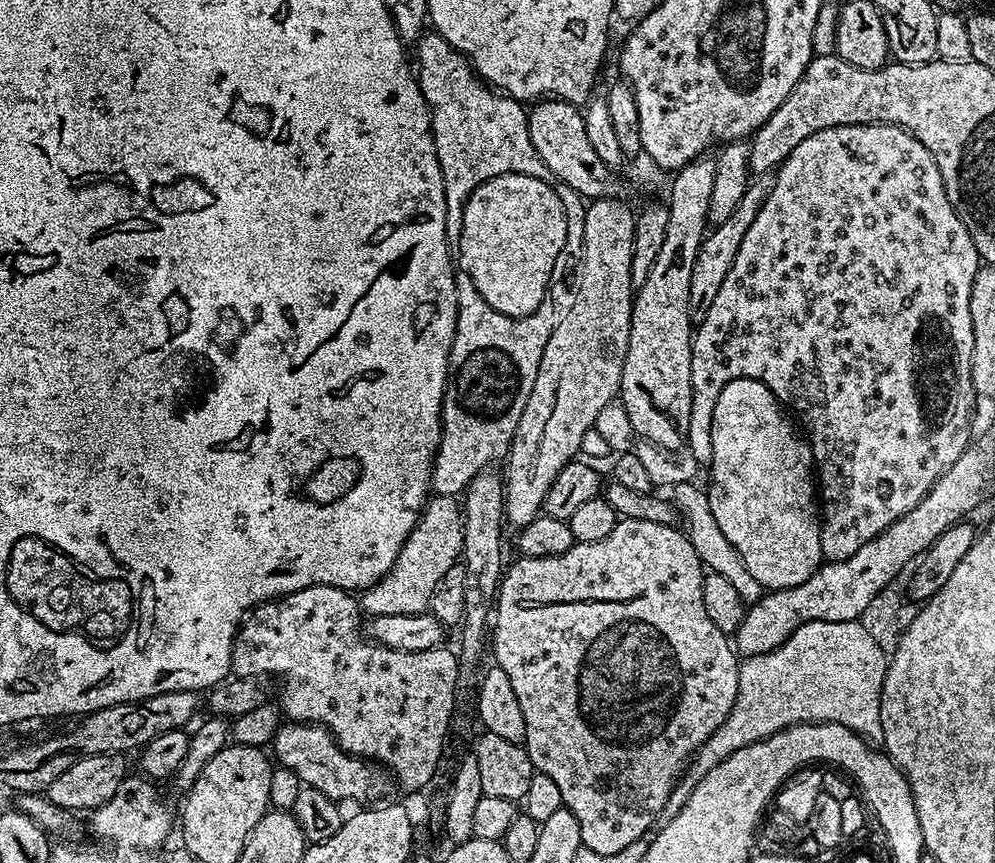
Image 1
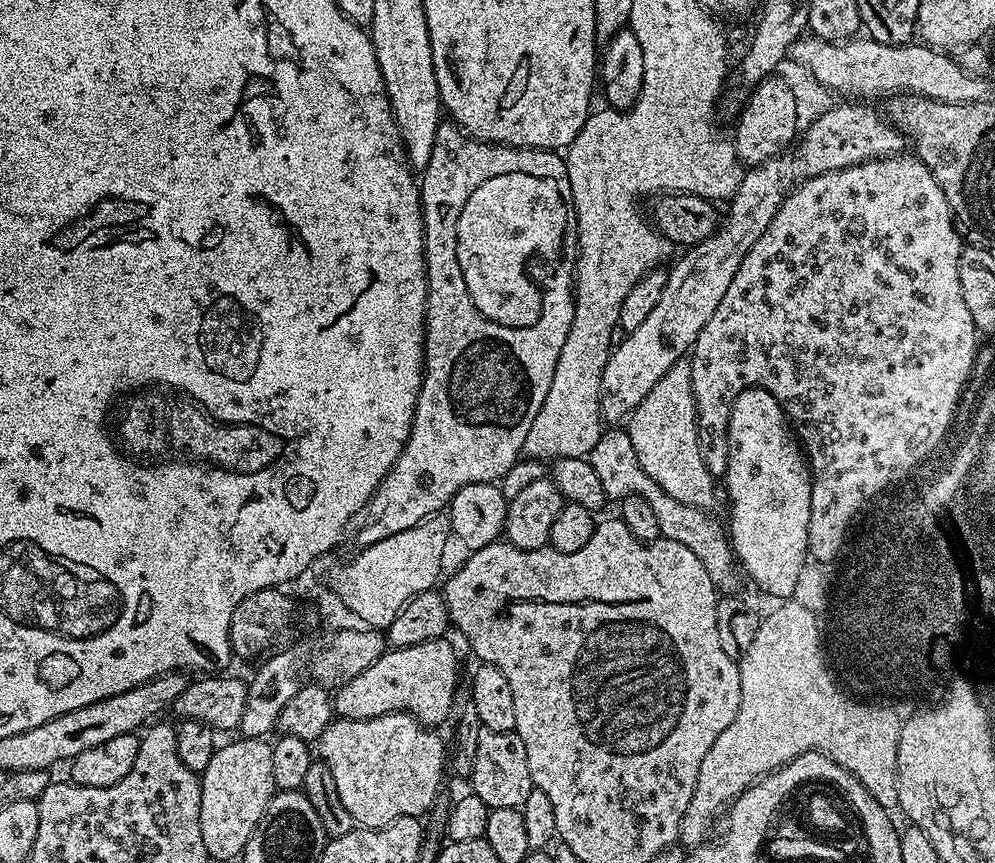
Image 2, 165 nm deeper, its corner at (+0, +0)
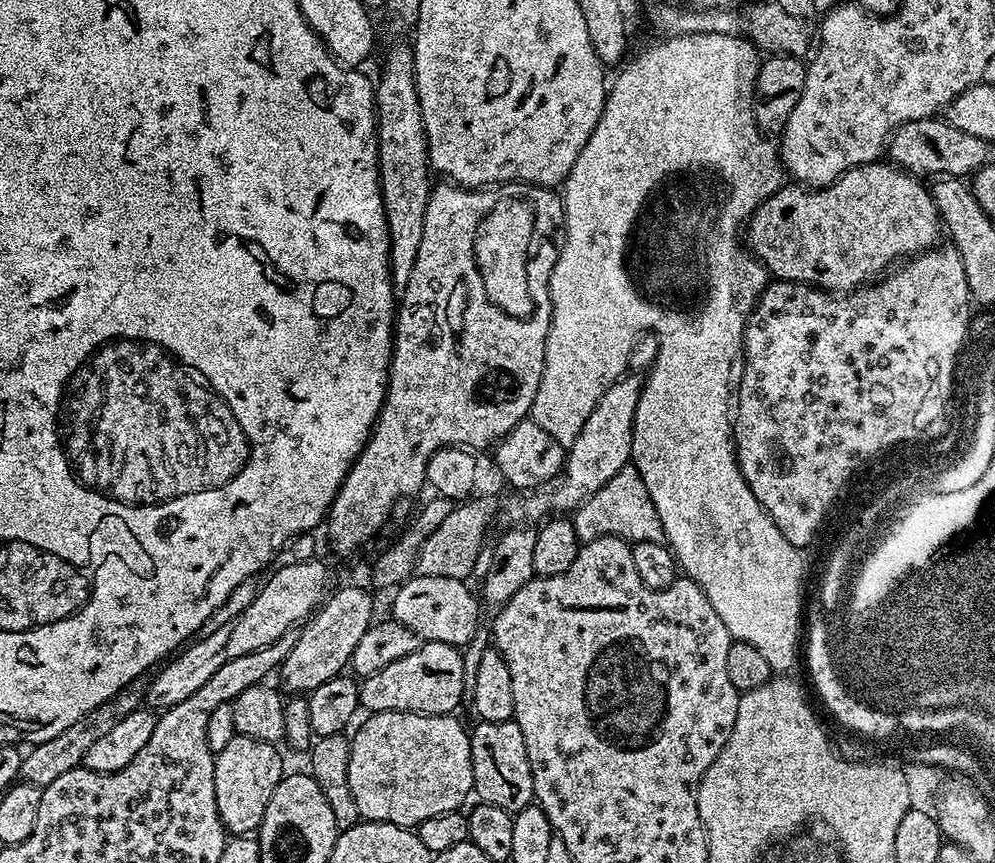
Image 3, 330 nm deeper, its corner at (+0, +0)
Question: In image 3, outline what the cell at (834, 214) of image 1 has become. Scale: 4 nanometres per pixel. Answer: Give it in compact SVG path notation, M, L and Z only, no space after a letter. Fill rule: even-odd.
M933 246L927 252L919 253L905 259L897 267L898 276L889 271L883 278L871 283L869 292L851 292L852 300L834 305L830 293L827 293L811 284L795 284L792 280L777 280L765 284L763 292L757 298L752 313L749 314L744 325L744 343L742 345L742 367L738 372L738 383L734 388L734 427L732 439L736 449L736 461L740 463L742 478L746 478L746 486L750 486L750 494L754 494L764 508L764 513L773 520L778 530L782 532L787 542L799 550L806 549L812 538L821 531L820 516L832 501L834 493L840 488L852 468L860 464L862 459L867 459L871 453L877 452L884 445L893 441L908 439L909 436L926 434L930 428L930 420L937 416L942 418L946 414L938 412L949 411L948 399L952 396L952 384L958 369L956 355L960 347L969 339L970 313L968 304L968 283L966 270L962 266L962 258L958 250L951 246ZM780 452L788 465L784 472L779 472L780 464L776 459Z

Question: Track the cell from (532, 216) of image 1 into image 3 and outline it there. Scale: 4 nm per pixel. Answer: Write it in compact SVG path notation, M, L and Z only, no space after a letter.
M499 201L477 228L474 258L490 301L512 317L527 319L535 308L535 299L524 290L522 264L528 256L536 226L535 211L529 203Z

